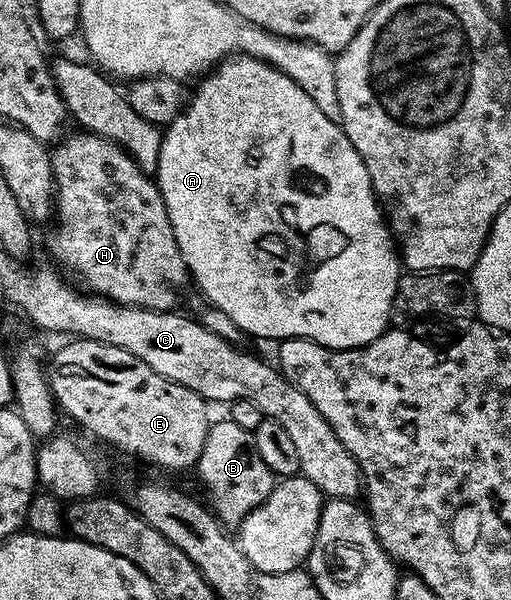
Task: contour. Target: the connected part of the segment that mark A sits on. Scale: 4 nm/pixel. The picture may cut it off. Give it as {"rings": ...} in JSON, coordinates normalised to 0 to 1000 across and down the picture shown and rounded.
{"rings":[[[458,88],[432,100],[423,112],[415,113],[391,133],[393,138],[368,160],[366,170],[350,192],[344,192],[335,203],[321,213],[315,227],[315,247],[311,248],[311,268],[303,297],[307,300],[307,313],[315,318],[319,338],[327,342],[327,362],[335,368],[335,382],[342,388],[342,402],[350,408],[350,422],[358,422],[358,435],[370,448],[376,470],[386,472],[386,478],[411,498],[415,510],[427,518],[444,522],[444,528],[452,528],[452,535],[481,560],[497,558],[503,565],[534,565],[532,568],[548,568],[554,565],[607,565],[634,578],[646,578],[658,585],[677,585],[681,578],[716,578],[726,568],[734,568],[734,562],[742,562],[763,543],[765,527],[769,522],[769,497],[773,495],[773,482],[779,468],[785,467],[789,457],[787,440],[781,437],[781,418],[773,410],[773,400],[757,377],[755,367],[750,363],[750,353],[740,340],[736,325],[730,323],[730,310],[722,300],[718,282],[710,275],[710,268],[703,262],[703,255],[695,248],[695,242],[687,242],[687,235],[677,228],[675,217],[667,213],[665,203],[632,190],[632,182],[624,182],[624,175],[616,175],[616,168],[609,168],[609,162],[601,162],[601,155],[593,155],[593,148],[577,135],[569,135],[569,128],[562,122],[550,118],[542,112],[519,105],[513,98],[501,98],[497,92],[474,92]]]}

